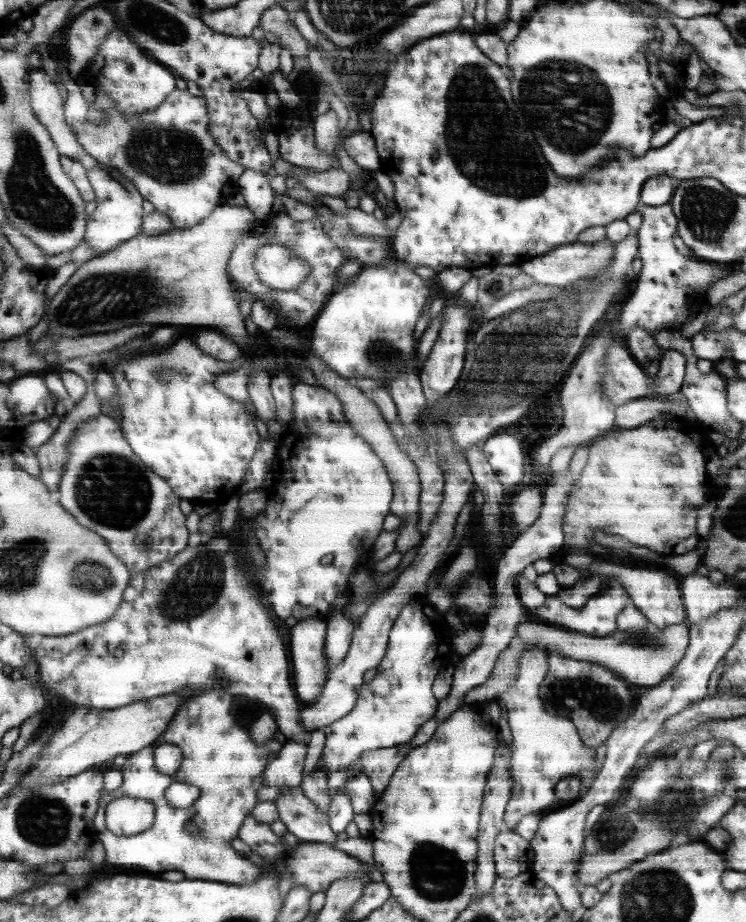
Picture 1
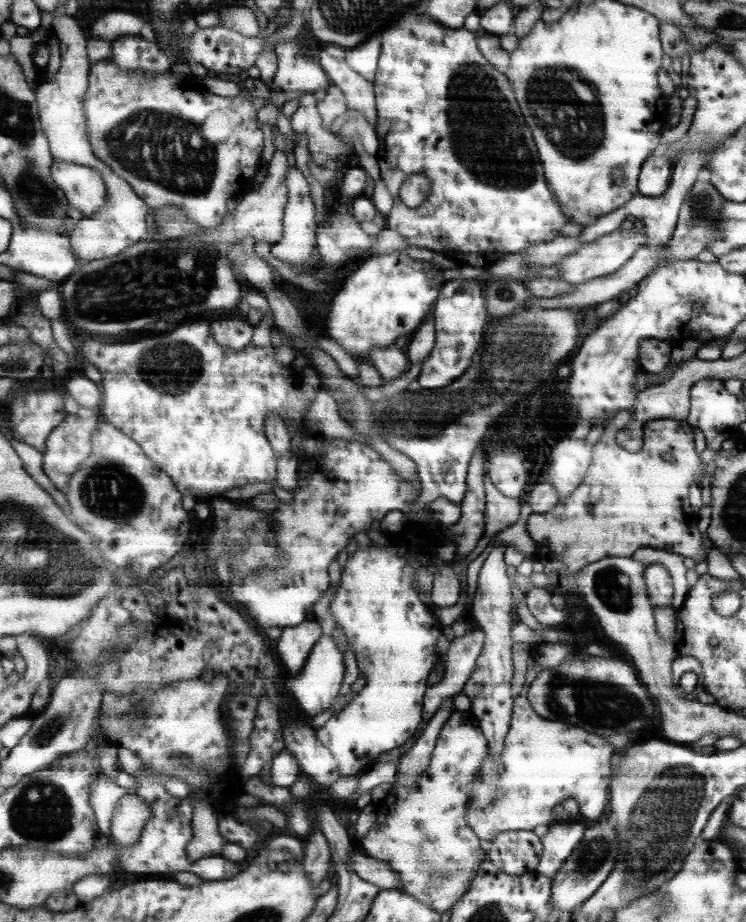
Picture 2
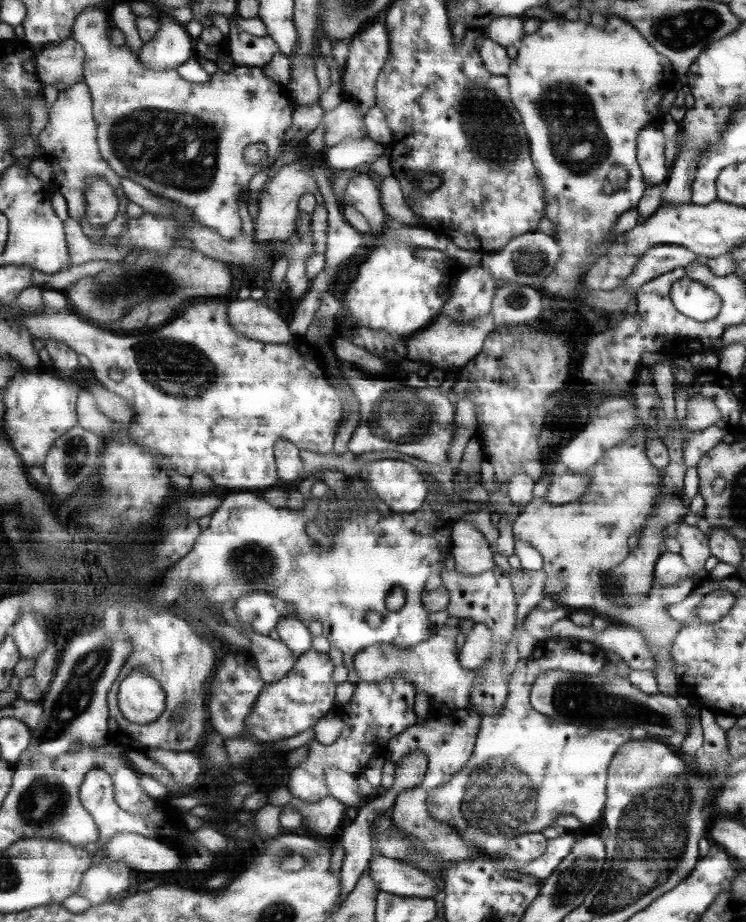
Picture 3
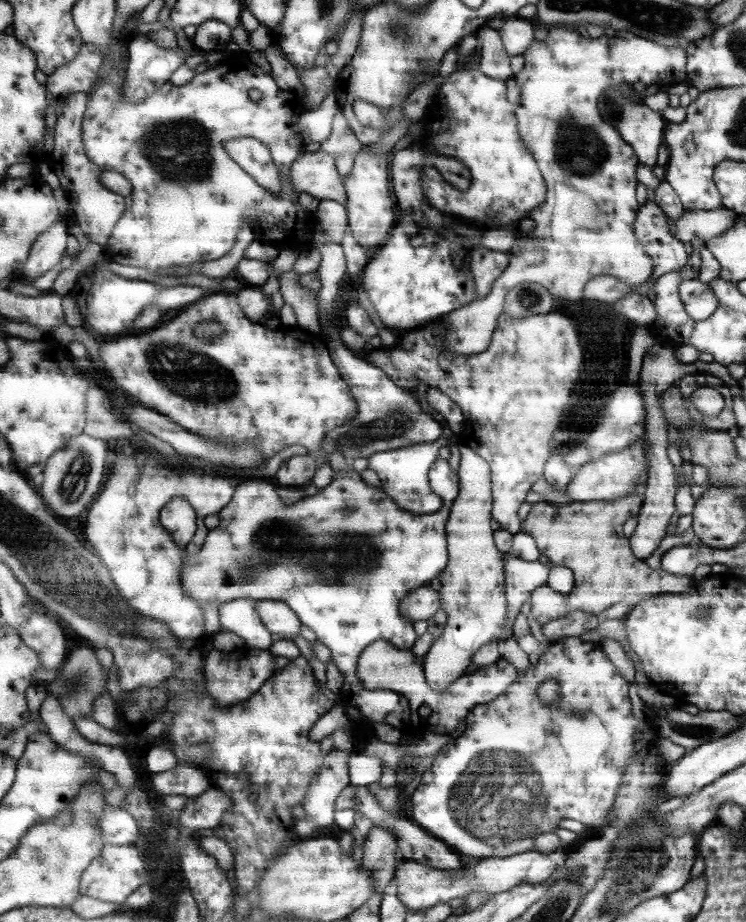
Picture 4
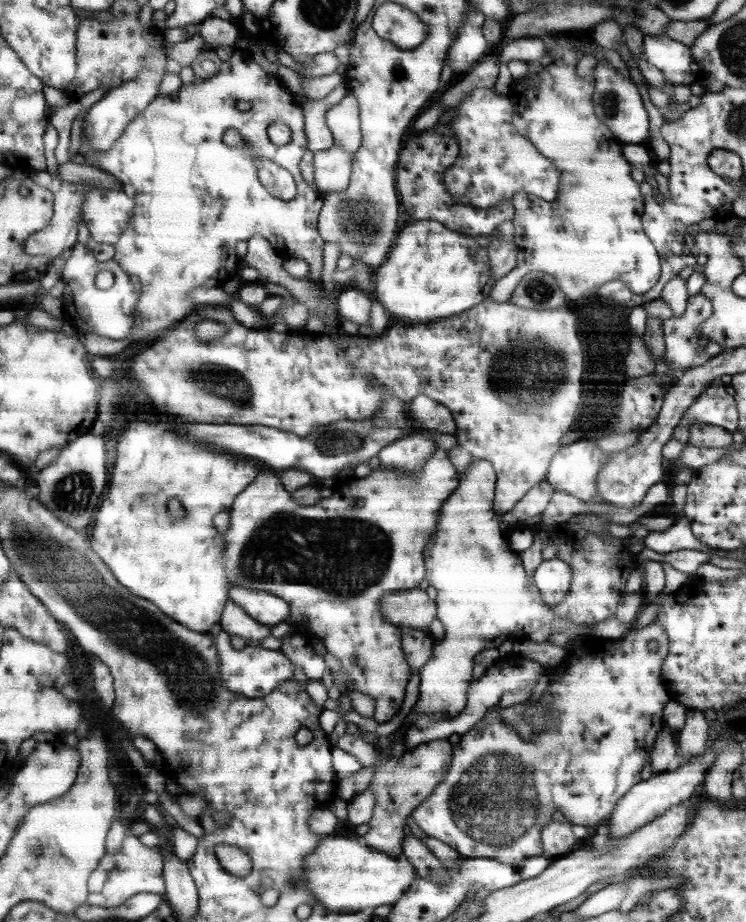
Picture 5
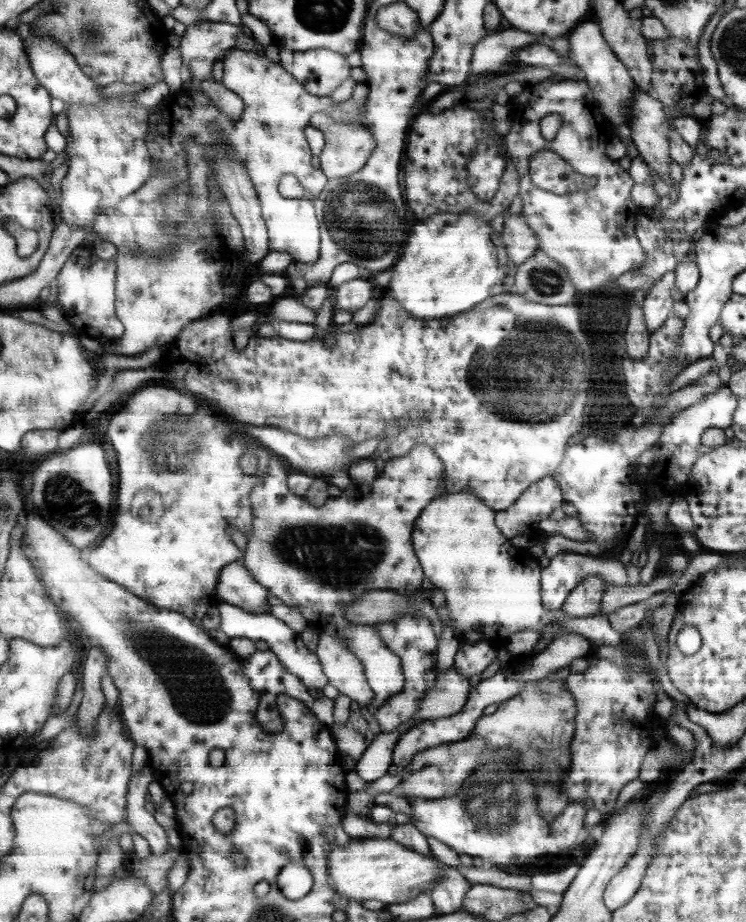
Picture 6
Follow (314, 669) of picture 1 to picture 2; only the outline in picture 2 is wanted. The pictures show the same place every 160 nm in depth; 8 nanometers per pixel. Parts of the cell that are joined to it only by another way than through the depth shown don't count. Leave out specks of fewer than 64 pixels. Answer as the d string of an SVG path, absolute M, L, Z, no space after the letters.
M308 621L282 630L275 652L288 671L288 675L299 676L312 654L317 639L322 635L319 624Z

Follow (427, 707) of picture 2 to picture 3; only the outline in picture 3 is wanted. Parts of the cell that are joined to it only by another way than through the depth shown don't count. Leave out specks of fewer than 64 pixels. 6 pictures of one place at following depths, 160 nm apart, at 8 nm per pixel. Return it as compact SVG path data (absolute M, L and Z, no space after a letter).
M477 623L464 638L457 655L459 664L473 673L490 658L490 650L492 650L492 630Z

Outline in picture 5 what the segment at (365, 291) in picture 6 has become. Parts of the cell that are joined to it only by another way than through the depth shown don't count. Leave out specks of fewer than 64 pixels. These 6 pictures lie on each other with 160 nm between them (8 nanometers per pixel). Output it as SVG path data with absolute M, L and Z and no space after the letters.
M349 284L337 293L333 305L339 320L349 320L359 325L368 321L370 303L370 298L364 292Z

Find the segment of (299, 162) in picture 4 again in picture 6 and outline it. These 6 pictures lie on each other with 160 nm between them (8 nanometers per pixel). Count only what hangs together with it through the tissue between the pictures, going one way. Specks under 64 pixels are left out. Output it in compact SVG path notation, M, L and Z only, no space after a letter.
M316 112L311 116L311 124L322 133L324 138L321 154L318 156L321 172L327 180L343 178L344 176L357 172L367 162L371 156L372 148L375 148L373 136L369 130L365 130L363 125L357 123L337 123L333 122L324 112Z

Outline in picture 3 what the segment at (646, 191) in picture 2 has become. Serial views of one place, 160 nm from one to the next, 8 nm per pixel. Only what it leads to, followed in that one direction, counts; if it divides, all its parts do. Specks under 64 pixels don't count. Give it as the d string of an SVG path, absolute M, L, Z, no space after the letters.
M657 124L641 127L637 139L636 160L644 175L644 184L664 183L668 171L663 164L663 134Z

